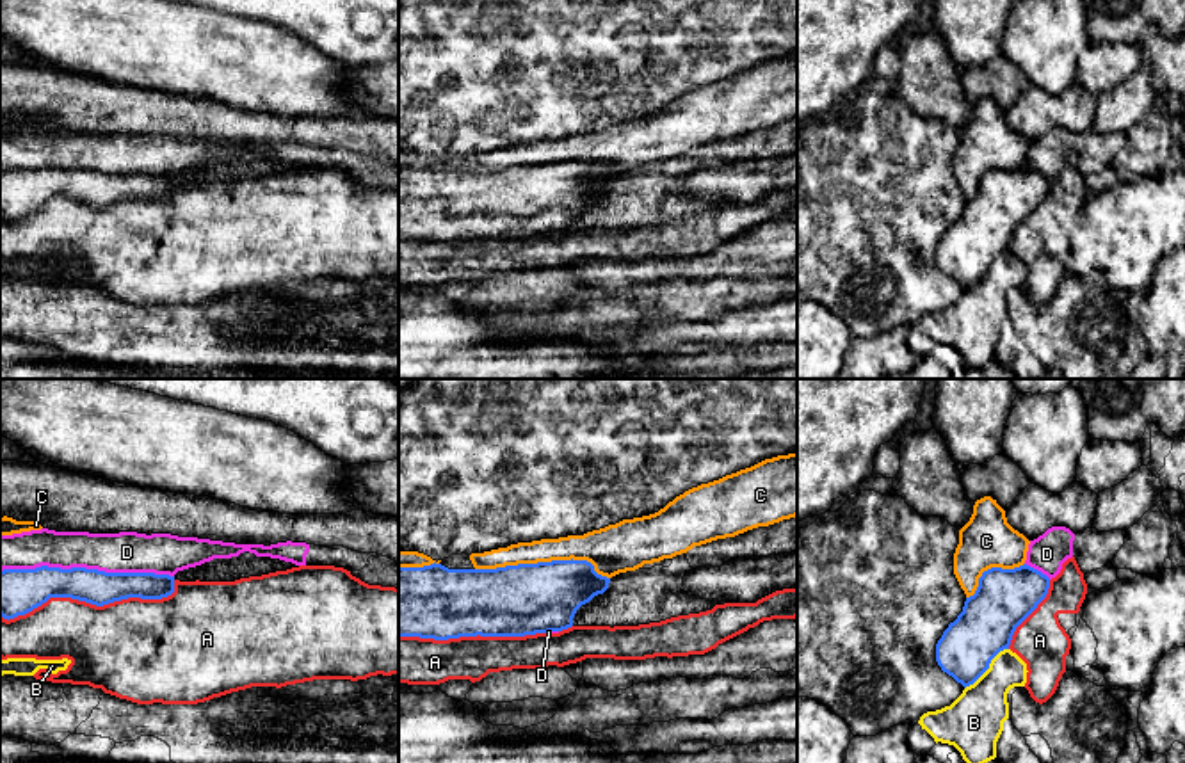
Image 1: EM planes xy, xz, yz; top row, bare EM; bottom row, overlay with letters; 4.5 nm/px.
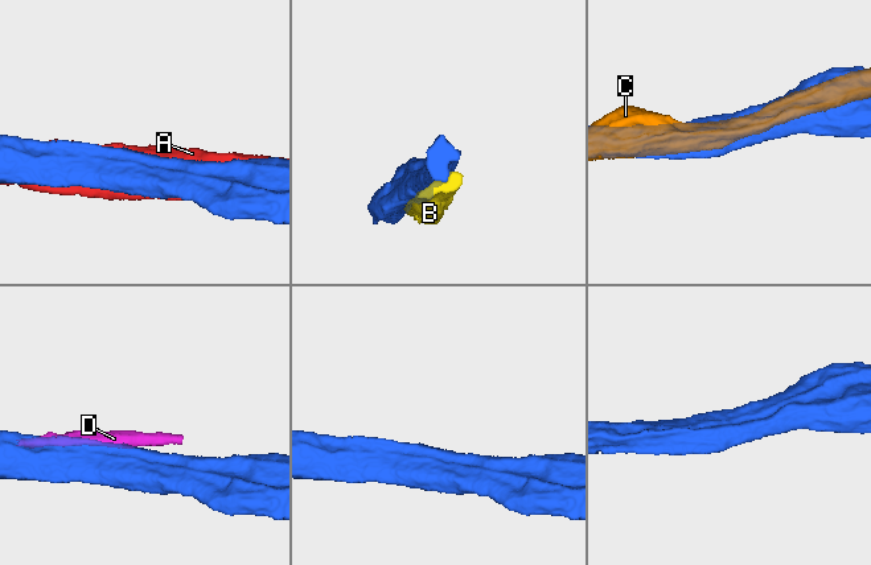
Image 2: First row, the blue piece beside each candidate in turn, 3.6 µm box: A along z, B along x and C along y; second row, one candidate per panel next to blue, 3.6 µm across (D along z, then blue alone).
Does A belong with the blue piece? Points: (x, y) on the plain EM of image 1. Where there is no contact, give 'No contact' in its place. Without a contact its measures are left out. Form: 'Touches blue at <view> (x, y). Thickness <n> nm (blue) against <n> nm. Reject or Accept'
Touches blue at xy (91, 205). Thickness 160 nm (blue) against 420 nm. Reject

